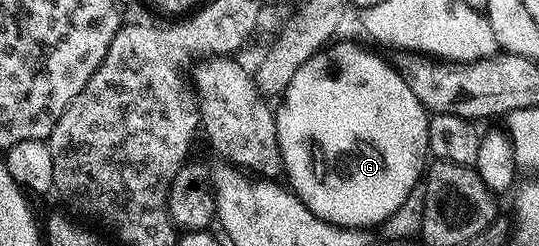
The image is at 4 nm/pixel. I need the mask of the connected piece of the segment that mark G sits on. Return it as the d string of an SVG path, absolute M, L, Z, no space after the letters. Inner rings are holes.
M335 40L312 55L307 62L303 63L298 73L293 75L285 89L284 96L280 101L282 106L277 106L276 109L276 131L278 132L278 142L282 144L282 164L285 176L290 176L291 183L289 182L289 184L292 186L293 192L320 219L333 225L342 225L346 229L378 227L394 214L396 207L400 207L400 203L404 203L404 199L408 199L408 193L423 180L428 168L426 157L431 156L428 143L431 114L420 103L420 99L416 99L416 95L412 95L412 87L408 87L401 72L391 62L390 66L384 58L377 57L372 50L365 49L364 46L357 45L354 41L342 40Z

